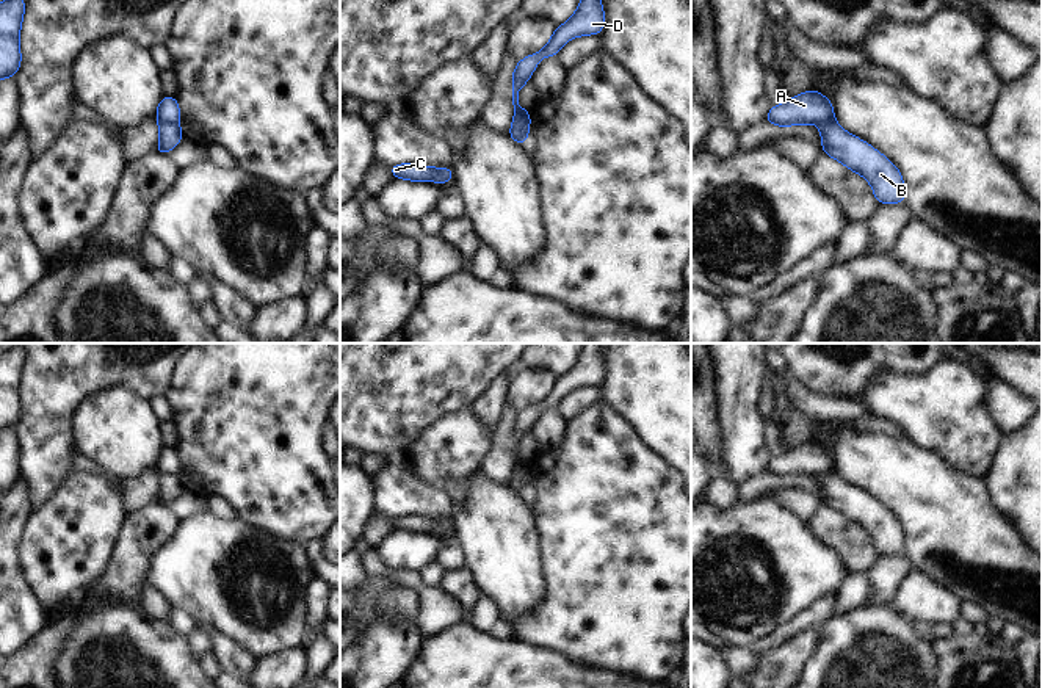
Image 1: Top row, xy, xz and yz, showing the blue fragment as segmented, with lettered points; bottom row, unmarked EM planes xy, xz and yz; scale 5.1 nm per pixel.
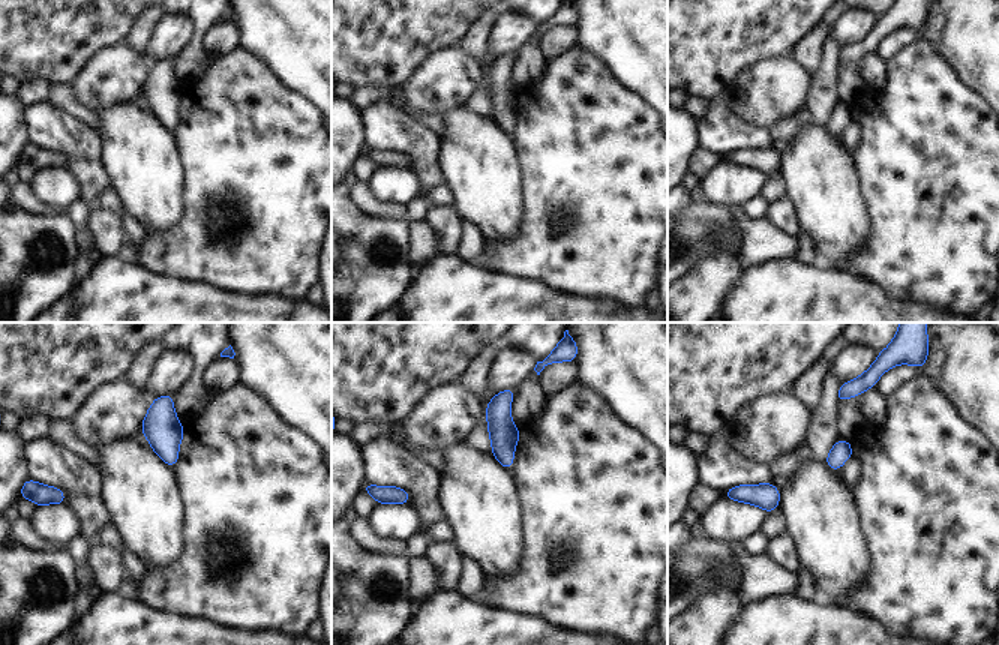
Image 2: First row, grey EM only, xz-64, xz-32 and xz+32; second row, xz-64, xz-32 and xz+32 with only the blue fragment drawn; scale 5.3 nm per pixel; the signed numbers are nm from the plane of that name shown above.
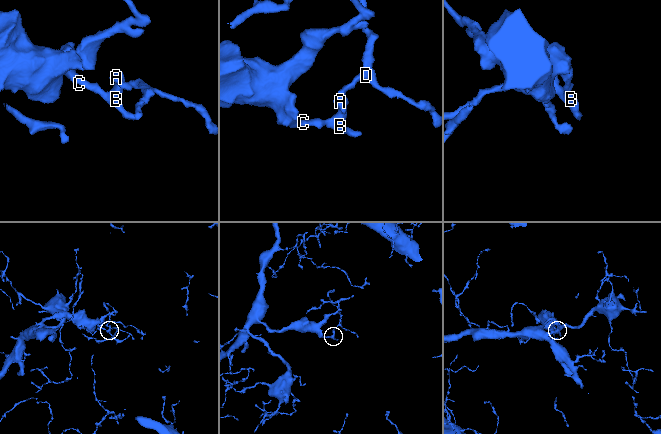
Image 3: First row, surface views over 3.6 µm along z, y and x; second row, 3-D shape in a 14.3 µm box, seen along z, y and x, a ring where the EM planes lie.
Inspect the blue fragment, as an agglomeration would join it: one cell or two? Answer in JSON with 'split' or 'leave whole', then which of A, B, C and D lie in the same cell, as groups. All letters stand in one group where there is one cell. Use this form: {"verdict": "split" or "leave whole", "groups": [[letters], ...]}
{"verdict": "split", "groups": [["A", "D"], ["B", "C"]]}

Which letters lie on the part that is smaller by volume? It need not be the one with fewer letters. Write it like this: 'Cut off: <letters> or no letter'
Cut off: A, D

